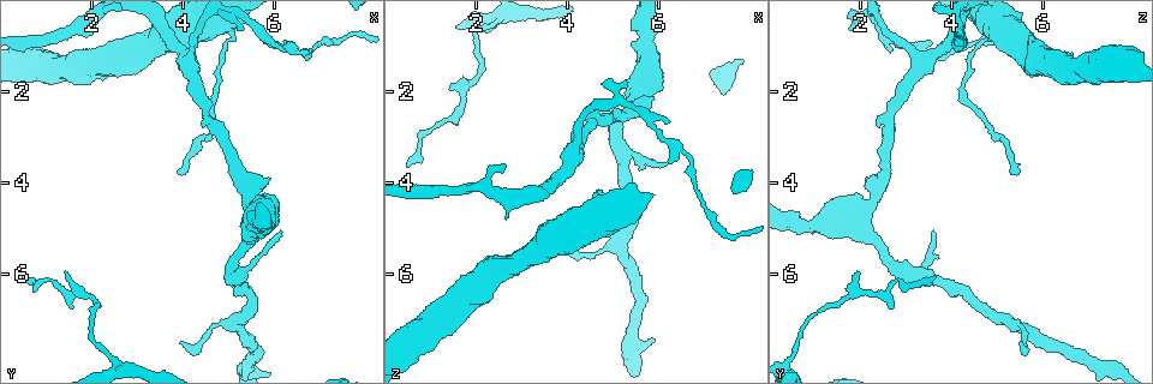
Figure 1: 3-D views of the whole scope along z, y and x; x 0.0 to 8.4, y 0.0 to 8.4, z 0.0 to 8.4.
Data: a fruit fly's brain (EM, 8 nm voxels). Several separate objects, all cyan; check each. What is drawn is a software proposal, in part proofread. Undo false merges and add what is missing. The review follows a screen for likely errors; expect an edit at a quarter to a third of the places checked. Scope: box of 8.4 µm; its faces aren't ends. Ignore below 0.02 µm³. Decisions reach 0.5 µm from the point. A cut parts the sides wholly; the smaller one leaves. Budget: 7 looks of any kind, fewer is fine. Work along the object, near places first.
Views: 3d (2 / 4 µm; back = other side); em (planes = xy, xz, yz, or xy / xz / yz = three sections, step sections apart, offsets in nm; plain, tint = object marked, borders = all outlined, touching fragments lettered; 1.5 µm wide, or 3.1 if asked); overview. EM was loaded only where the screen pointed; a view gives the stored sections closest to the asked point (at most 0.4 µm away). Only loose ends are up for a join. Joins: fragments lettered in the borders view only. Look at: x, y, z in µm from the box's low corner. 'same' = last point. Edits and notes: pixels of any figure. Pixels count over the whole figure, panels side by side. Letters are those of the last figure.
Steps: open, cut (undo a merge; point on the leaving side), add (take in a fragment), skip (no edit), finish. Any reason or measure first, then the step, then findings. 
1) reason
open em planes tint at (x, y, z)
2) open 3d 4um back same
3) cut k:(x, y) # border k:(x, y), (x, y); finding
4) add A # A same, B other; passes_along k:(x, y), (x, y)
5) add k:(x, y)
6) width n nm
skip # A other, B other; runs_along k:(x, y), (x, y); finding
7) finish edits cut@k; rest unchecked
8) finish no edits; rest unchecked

thin end
open em xy step 4 borders at (5.30, 0.60, 1.80)

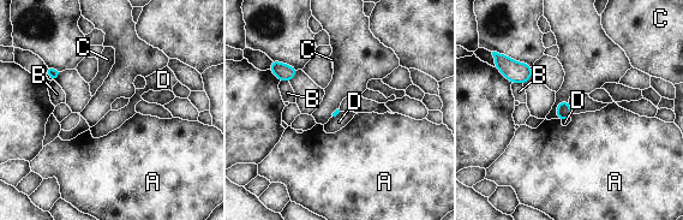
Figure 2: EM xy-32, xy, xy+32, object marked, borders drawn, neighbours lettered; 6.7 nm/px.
cut it another way
open em planes borders same

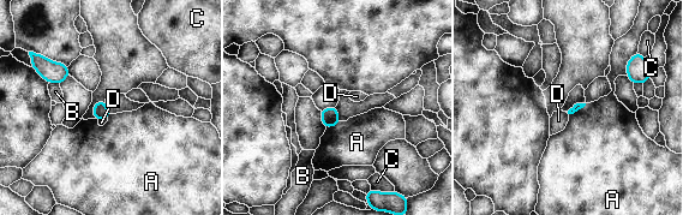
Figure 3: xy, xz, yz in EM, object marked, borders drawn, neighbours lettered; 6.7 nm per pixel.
longest_contact A 140 nm
skip # A other, B other, C other, D other; no lettered fragment goes on from it

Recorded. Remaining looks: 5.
tapers out
open em planes borders at (3.95, 7.45, 5.45)

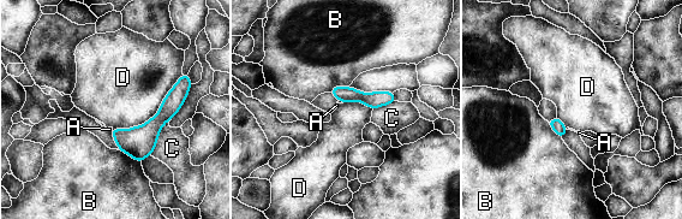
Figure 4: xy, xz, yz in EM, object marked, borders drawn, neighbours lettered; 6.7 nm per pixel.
skip # A other, B other, C other, D other; runs_along 4:(334, 92), (363, 98), (390, 98); no lettered fragment goes on from it

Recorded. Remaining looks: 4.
an open end
open 3d 2um at (3.85, 3.80, 5.45)

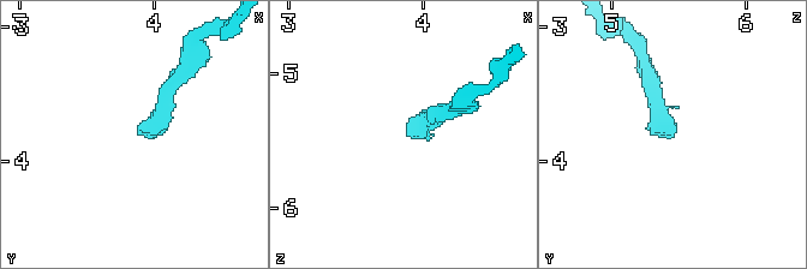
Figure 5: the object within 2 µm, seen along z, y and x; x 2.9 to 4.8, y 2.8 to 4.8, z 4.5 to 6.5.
open em planes tint at (3.86, 3.76, 5.44)

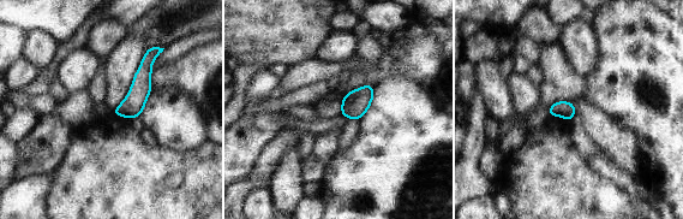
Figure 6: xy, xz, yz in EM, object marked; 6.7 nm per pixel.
open em planes borders same

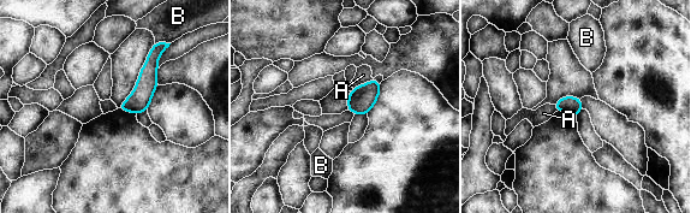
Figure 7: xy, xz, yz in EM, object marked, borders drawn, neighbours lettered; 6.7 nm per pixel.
skip # A other, B other; runs_along 7:(155, 51), (146, 87), (124, 107); no lettered fragment goes on from it

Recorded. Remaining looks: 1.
finish no edits; rest unchecked

